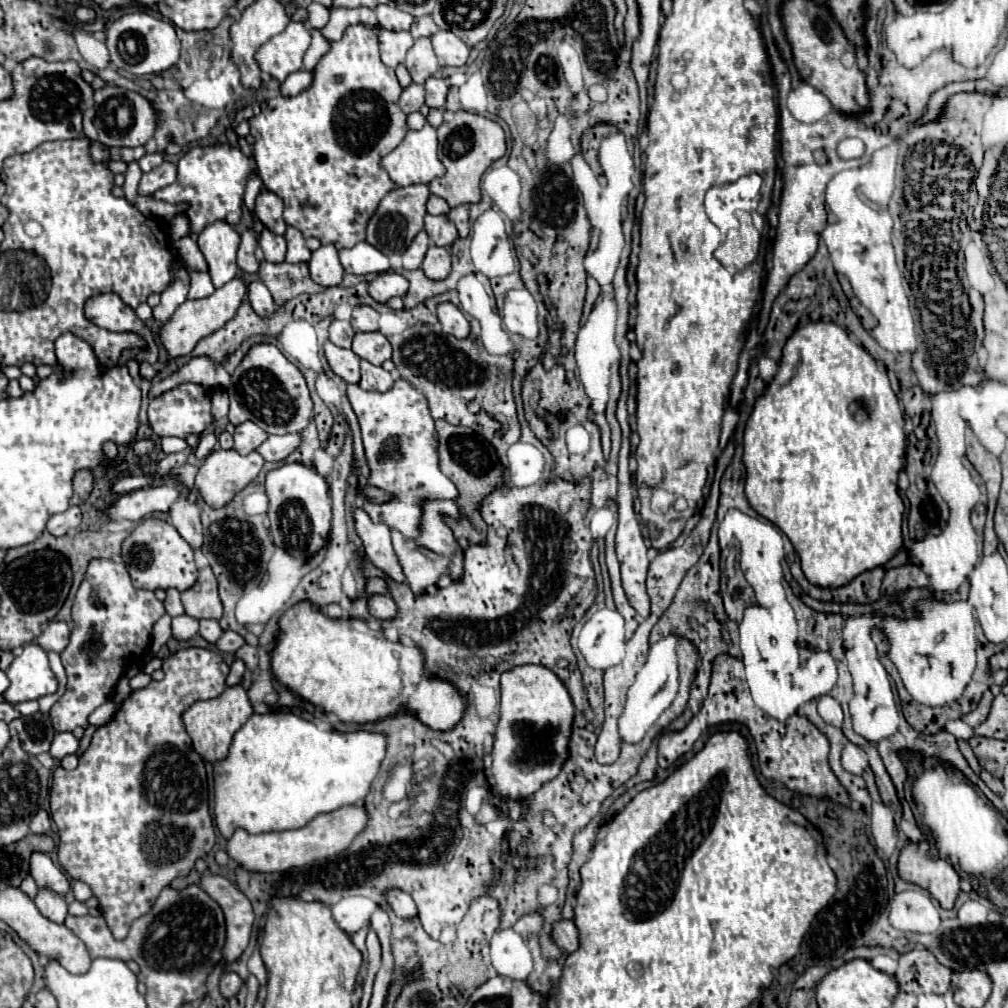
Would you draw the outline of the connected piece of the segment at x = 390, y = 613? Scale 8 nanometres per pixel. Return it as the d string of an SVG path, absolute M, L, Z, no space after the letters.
M373 596L369 602L369 612L377 620L393 620L397 616L397 604L391 596Z

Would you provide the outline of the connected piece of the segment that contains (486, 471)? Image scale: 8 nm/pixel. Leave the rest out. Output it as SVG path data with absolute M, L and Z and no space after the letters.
M437 420L437 422L435 422L435 428L437 428L437 432L439 432L439 462L441 462L441 472L443 472L447 478L451 478L451 480L455 482L455 486L457 486L457 490L459 490L459 500L457 500L457 502L459 502L461 512L463 512L463 520L459 520L459 522L447 520L447 524L453 528L455 538L457 538L459 542L465 540L465 542L469 542L469 544L485 544L485 540L487 540L487 524L485 524L485 520L481 518L481 502L483 502L491 492L495 492L497 488L503 488L503 486L505 486L505 476L503 476L505 468L503 468L503 464L501 464L501 460L499 460L495 448L493 448L487 440L483 440L475 430L465 428L465 426L453 426L453 424L445 422L445 420Z

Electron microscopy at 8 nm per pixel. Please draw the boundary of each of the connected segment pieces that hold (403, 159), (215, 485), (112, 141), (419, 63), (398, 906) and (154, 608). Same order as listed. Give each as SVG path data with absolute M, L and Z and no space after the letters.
M425 124L421 130L409 130L403 142L383 156L381 164L397 186L429 184L443 176L445 168L437 158L435 128Z
M213 450L205 458L205 462L201 464L195 484L207 504L211 504L213 508L221 508L223 504L227 504L227 500L231 500L237 492L241 492L247 484L251 484L257 478L263 464L265 464L265 460L259 452L251 452L247 456L241 456L235 450Z
M103 86L101 90L95 90L95 104L93 108L83 112L83 134L93 140L93 142L101 142L109 148L113 146L127 146L127 148L135 148L135 146L143 146L149 138L153 138L157 126L159 126L159 116L157 110L153 106L151 100L147 100L145 96L127 90L127 88L119 88L119 86Z
M417 38L415 40L411 50L407 52L405 66L407 66L415 84L425 84L425 80L431 78L441 68L429 38Z
M391 890L387 892L387 902L391 904L393 912L403 918L403 920L413 920L417 918L417 906L413 902L411 896L407 896L405 892L399 892L399 890Z
M91 560L73 602L71 640L61 652L61 662L67 672L67 690L49 710L57 732L73 732L77 726L89 726L89 714L111 698L125 666L137 656L143 656L151 640L151 628L163 614L165 608L153 592L137 590L131 584L125 564Z

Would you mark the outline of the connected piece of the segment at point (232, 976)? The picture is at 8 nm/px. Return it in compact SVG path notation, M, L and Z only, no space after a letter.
M225 972L223 976L221 976L221 980L219 980L219 990L221 990L221 996L223 998L233 998L237 992L239 992L239 988L241 988L241 984L243 984L243 980L235 974L235 972Z

